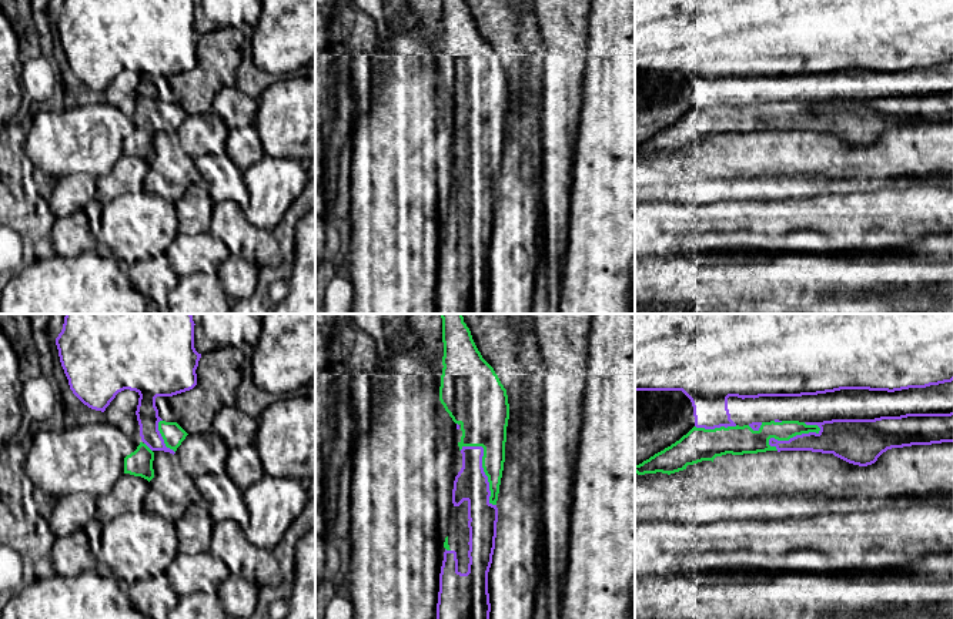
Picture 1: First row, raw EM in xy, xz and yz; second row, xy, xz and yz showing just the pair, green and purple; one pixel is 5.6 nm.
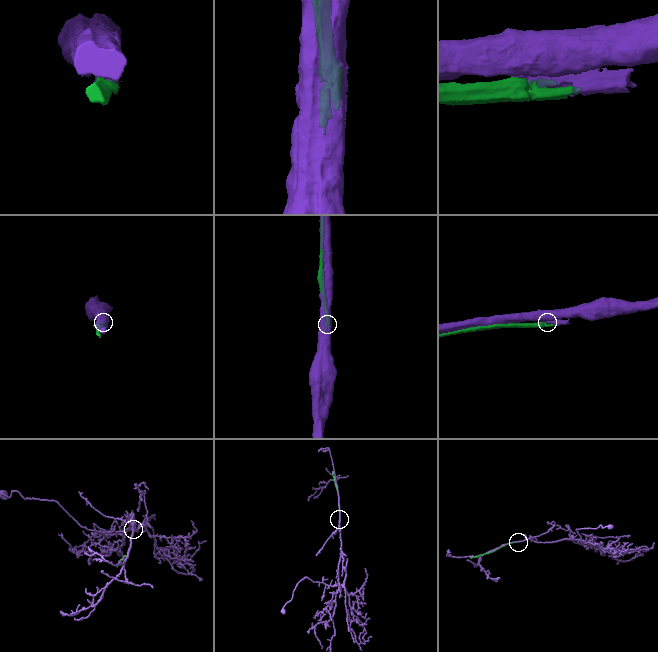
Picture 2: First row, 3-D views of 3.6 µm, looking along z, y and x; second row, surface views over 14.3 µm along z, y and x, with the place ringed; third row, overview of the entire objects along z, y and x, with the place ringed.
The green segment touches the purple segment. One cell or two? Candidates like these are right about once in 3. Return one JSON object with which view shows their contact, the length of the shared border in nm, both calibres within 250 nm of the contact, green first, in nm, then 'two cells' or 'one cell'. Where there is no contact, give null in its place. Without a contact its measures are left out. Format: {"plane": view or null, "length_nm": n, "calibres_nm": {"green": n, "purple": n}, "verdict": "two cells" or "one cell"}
{"plane": "xz", "length_nm": 400, "calibres_nm": {"green": 260, "purple": 190}, "verdict": "two cells"}

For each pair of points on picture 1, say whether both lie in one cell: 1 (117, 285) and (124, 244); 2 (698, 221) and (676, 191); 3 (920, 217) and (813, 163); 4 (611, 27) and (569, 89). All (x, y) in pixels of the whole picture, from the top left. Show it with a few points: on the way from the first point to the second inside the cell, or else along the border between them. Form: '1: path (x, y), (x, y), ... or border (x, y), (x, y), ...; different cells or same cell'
1: border (104, 250), (117, 261); different cells
2: border (715, 200), (706, 203), (649, 201); different cells
3: border (905, 187), (838, 193); different cells
4: border (588, 34), (581, 100); different cells

